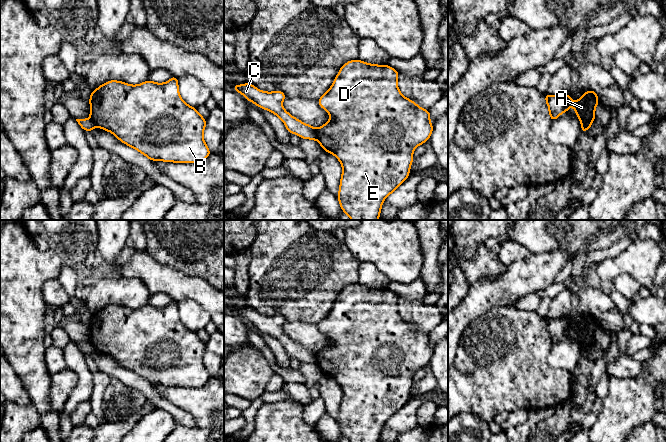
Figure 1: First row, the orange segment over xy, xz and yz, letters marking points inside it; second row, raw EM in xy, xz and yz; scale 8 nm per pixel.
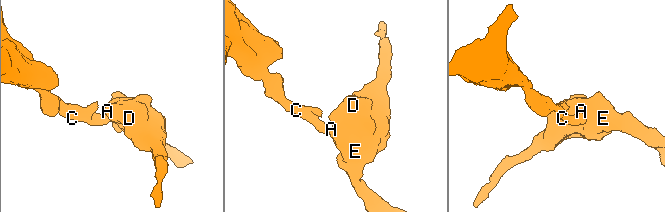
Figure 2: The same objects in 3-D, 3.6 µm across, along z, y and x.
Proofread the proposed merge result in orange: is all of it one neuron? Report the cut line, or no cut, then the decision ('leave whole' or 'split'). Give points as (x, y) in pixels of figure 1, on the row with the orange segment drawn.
yz (581, 122), (591, 123) | split

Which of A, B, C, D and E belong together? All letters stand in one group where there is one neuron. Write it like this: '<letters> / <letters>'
A B D E / C

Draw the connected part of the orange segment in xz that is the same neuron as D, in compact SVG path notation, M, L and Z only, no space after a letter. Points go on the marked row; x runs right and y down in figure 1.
M350 60L339 70L332 86L318 99L330 119L316 129L316 140L324 151L333 154L342 164L342 176L337 199L351 220L378 220L385 198L391 195L408 177L414 149L429 140L433 125L429 110L418 106L399 91L399 72L385 65Z

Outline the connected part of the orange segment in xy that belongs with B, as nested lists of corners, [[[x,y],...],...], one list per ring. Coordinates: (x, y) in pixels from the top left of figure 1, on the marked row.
[[[172,76],[165,83],[147,80],[138,85],[110,80],[92,91],[89,102],[90,119],[96,127],[111,132],[122,143],[136,149],[151,161],[200,163],[211,154],[203,138],[206,119],[180,97],[177,77]]]

